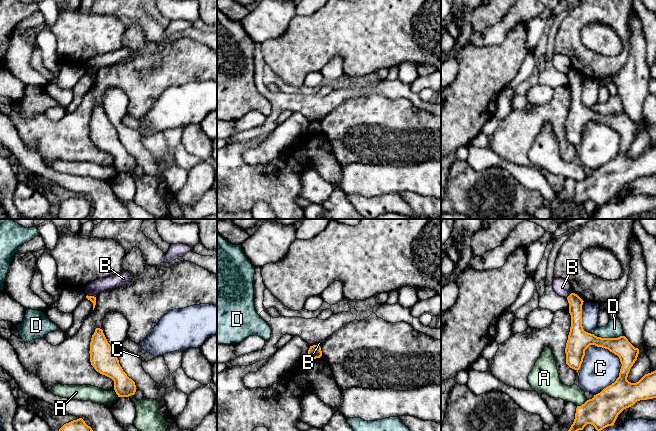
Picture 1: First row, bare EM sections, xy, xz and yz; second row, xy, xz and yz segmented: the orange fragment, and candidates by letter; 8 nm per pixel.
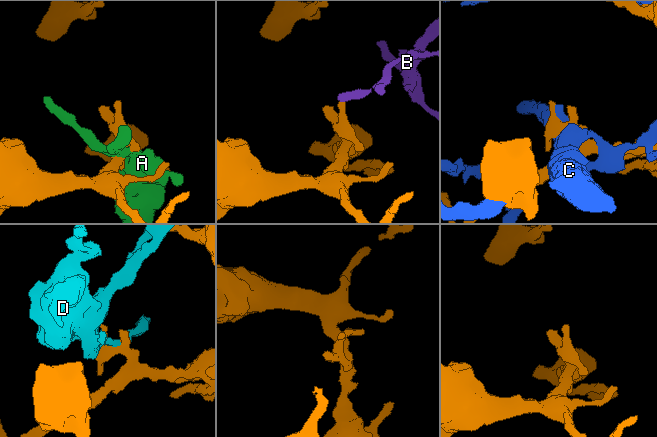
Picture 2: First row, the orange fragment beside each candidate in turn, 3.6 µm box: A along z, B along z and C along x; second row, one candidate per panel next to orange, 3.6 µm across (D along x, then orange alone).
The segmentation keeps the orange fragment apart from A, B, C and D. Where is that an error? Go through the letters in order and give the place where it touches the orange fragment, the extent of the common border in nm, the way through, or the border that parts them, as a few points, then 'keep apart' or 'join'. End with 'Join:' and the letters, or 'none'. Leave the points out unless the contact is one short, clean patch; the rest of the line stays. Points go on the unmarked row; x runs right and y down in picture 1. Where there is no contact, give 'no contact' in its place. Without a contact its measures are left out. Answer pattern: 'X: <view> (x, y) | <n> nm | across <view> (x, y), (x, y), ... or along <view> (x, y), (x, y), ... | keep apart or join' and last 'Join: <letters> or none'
A: yz (582, 180) | 100 nm | keep apart
B: xy (91, 72) | 80 nm | along xy (87, 70), (95, 73) | keep apart
C: yz (622, 141) | 420 nm | keep apart
D: yz (604, 114) | 180 nm | keep apart
Join: none

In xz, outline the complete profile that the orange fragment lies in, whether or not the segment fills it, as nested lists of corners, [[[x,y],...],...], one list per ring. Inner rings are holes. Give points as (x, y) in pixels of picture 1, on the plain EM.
[[[319,121],[310,122],[307,132],[310,136],[320,134],[322,132],[321,123]]]

